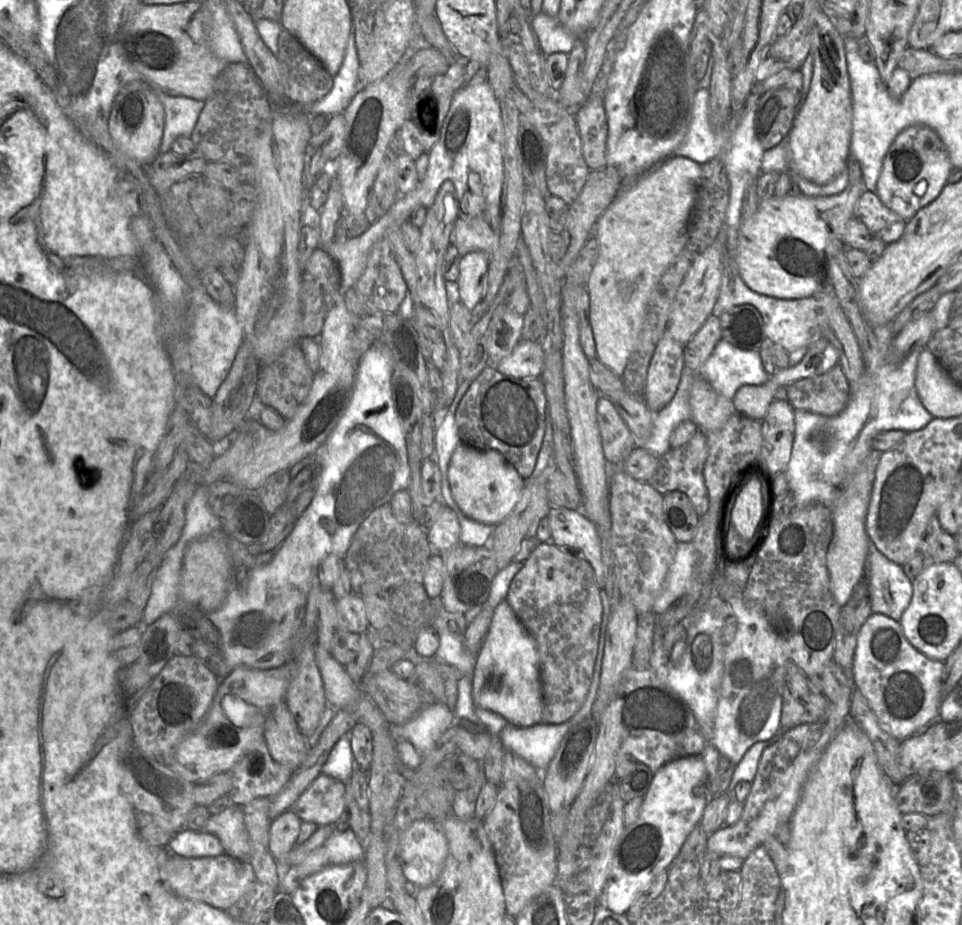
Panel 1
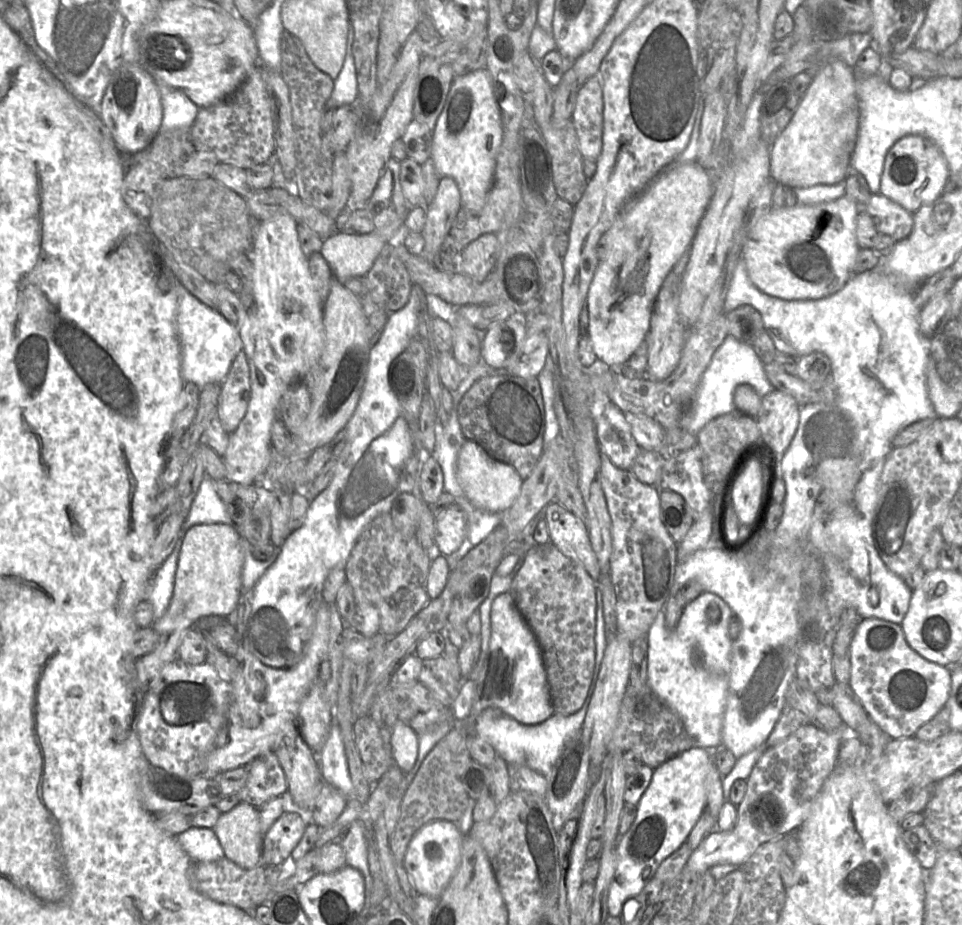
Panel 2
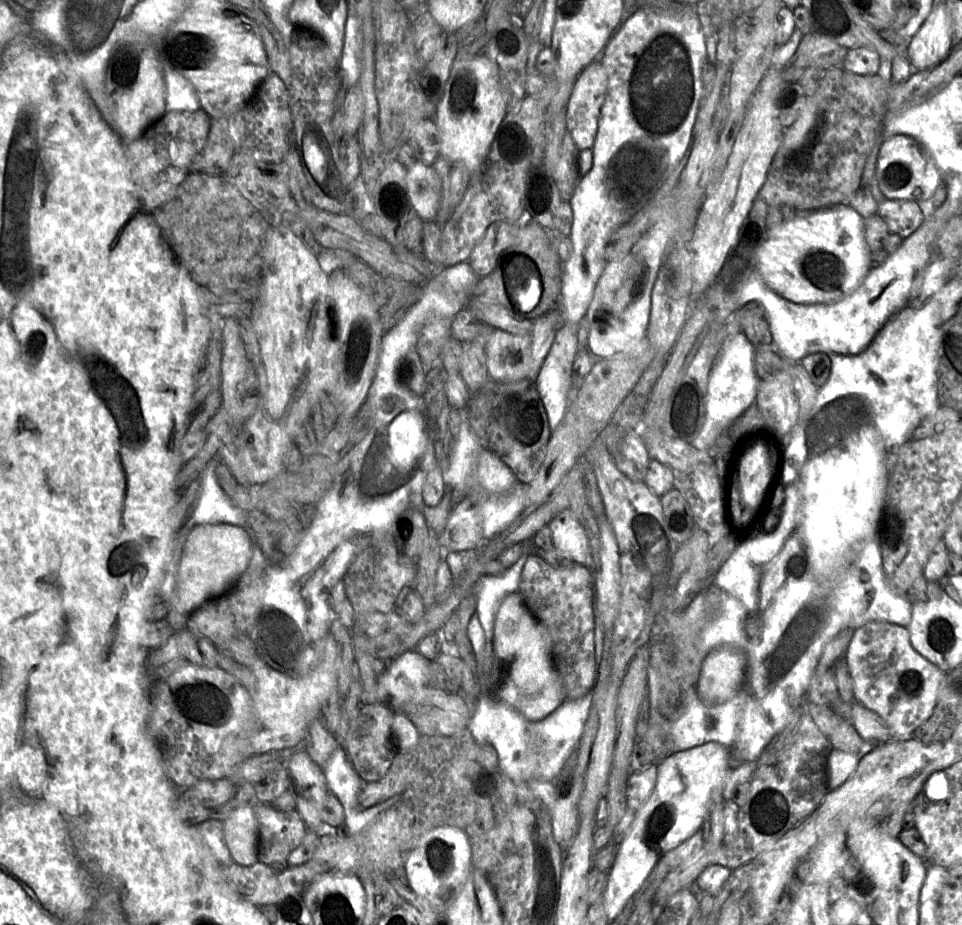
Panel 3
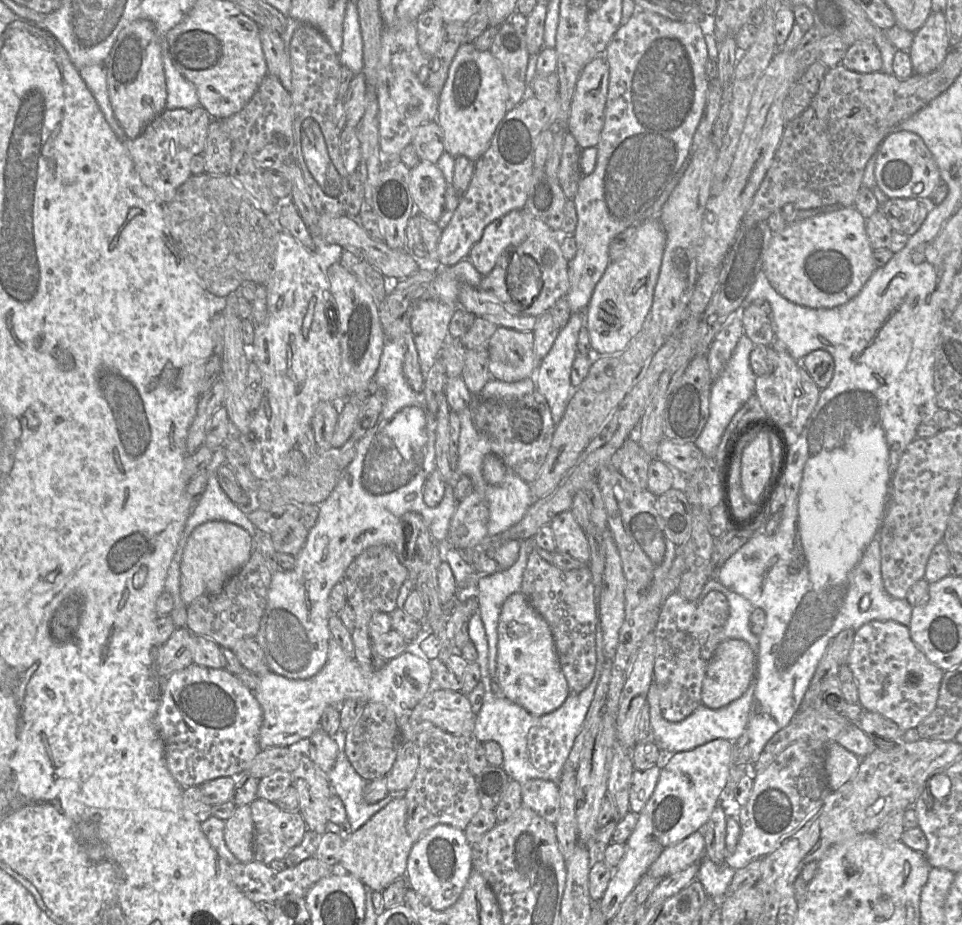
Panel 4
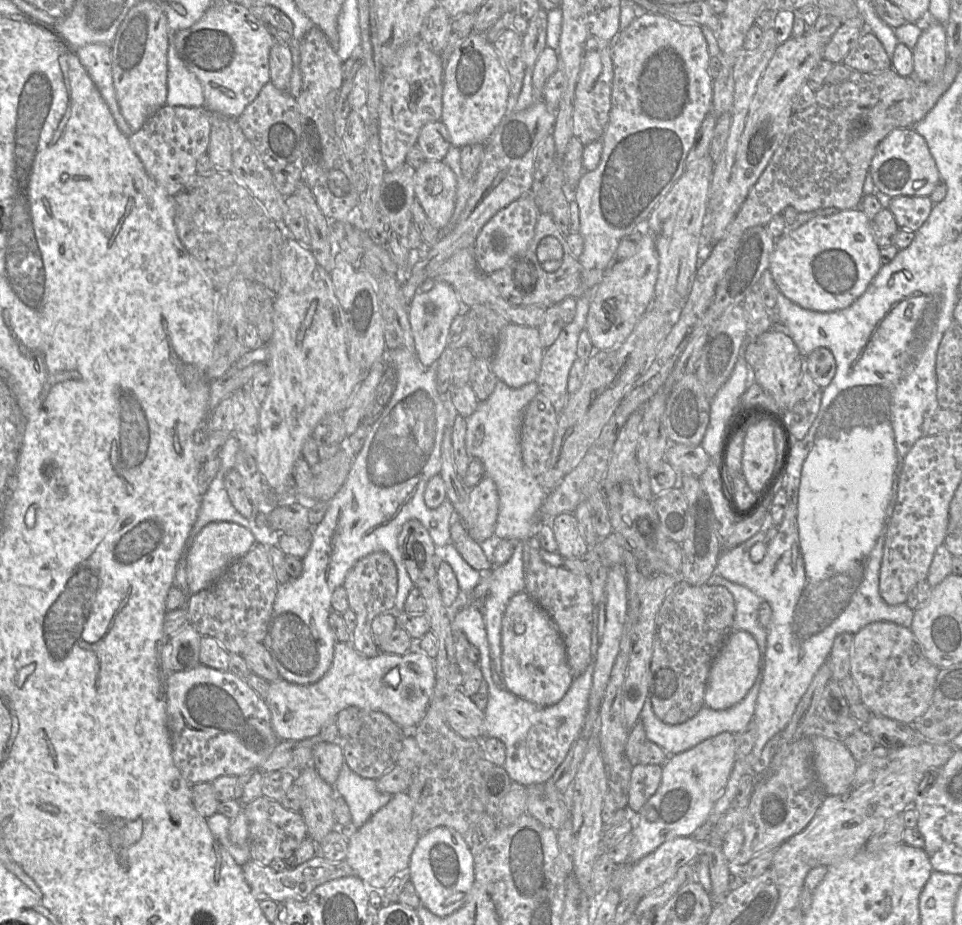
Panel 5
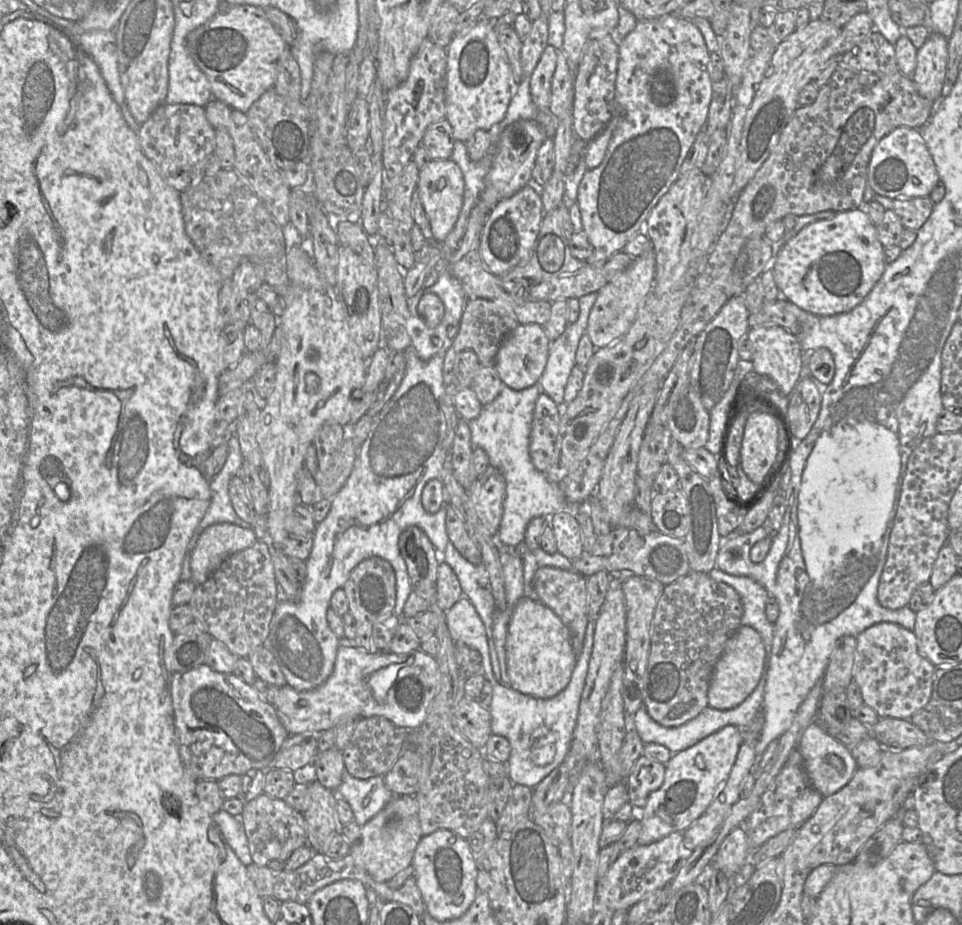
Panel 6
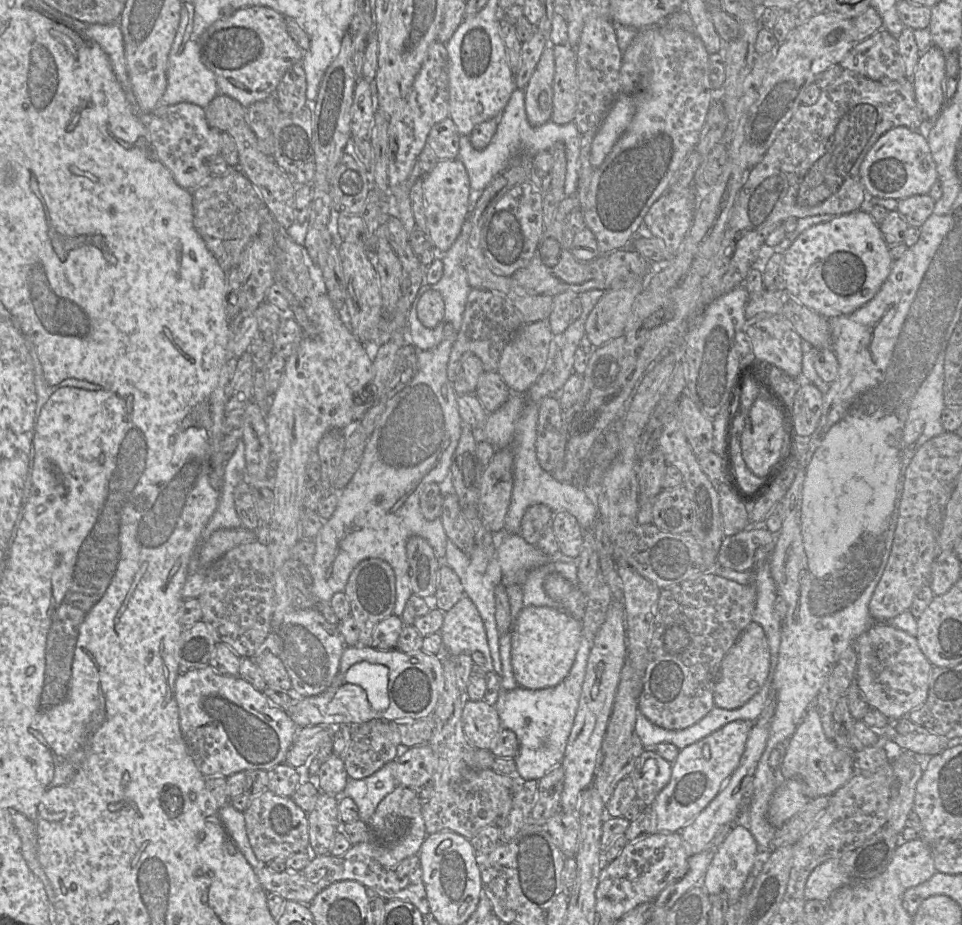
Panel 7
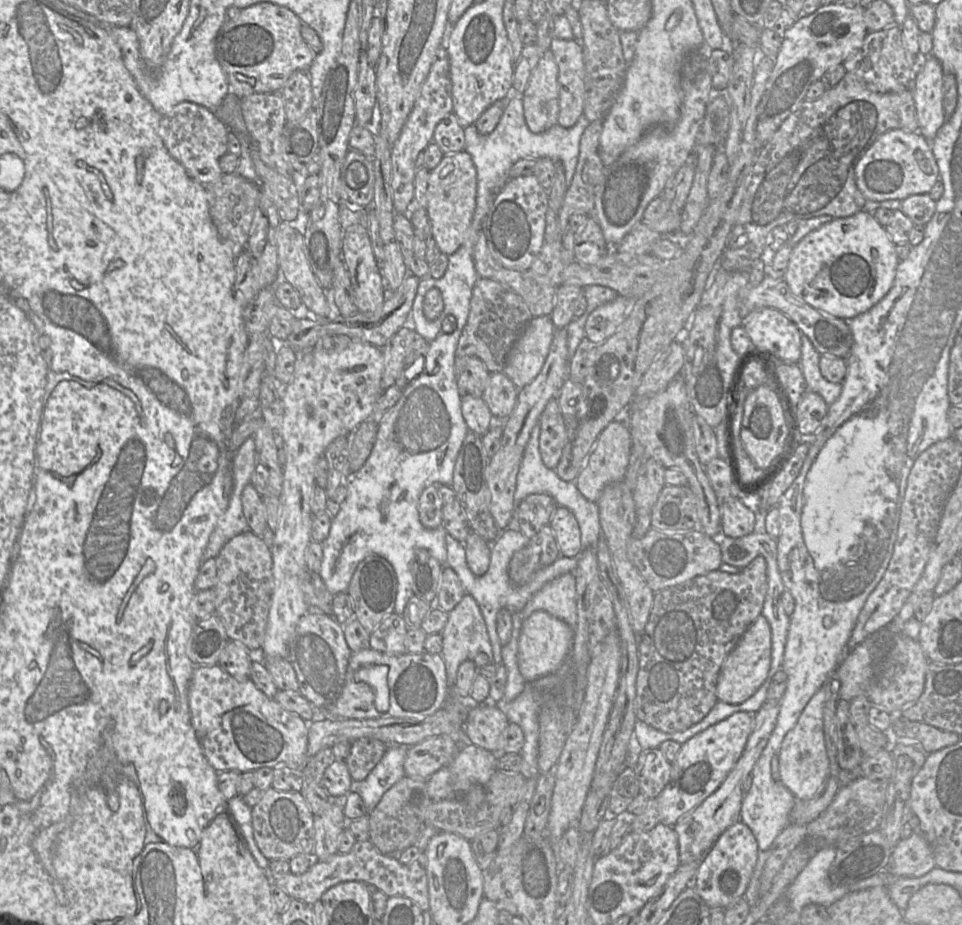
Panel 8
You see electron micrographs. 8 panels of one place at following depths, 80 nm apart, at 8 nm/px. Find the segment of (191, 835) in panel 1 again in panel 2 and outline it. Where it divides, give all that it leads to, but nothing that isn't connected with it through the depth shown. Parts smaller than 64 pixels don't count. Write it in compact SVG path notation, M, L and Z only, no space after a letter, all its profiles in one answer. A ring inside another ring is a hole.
M191 827L176 838L193 862L214 862L225 857L212 828Z

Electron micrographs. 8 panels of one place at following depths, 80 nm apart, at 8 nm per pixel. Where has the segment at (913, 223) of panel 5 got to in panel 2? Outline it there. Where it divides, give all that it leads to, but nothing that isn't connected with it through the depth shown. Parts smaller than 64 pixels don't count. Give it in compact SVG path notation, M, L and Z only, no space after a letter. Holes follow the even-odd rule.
M872 194L861 210L873 219L880 234L886 234L896 242L906 238L913 228L913 213L882 194Z

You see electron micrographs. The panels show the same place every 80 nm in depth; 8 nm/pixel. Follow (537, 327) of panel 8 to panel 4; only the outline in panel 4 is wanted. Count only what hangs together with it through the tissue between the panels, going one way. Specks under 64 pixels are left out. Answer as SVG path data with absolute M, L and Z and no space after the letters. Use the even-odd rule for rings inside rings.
M498 327L488 344L491 379L518 382L535 377L540 361L534 349L532 331Z

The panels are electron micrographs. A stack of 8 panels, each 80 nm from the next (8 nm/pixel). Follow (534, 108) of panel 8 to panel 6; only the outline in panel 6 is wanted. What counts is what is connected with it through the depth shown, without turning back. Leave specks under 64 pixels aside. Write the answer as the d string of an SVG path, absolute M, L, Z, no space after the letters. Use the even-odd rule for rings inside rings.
M548 45L530 76L530 94L536 108L549 112L551 101L551 81L556 69L557 49Z

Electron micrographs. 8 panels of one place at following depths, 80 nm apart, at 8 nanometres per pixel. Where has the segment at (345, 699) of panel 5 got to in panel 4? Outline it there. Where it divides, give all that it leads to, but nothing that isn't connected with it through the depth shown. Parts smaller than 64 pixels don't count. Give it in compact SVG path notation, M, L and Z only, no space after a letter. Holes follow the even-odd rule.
M332 638L329 642L328 659L322 669L308 679L289 679L271 670L257 674L260 683L254 696L259 702L263 721L259 731L261 748L289 747L302 739L309 738L320 728L323 711L330 705L340 705L347 699L385 704L397 718L410 716L414 707L432 689L432 663L410 651L404 651L386 665L372 671L362 667Z

